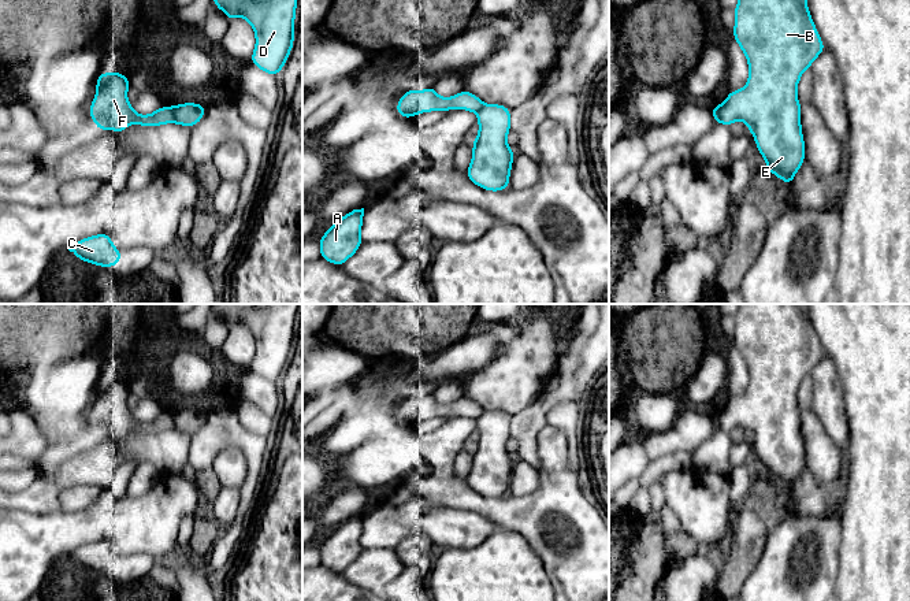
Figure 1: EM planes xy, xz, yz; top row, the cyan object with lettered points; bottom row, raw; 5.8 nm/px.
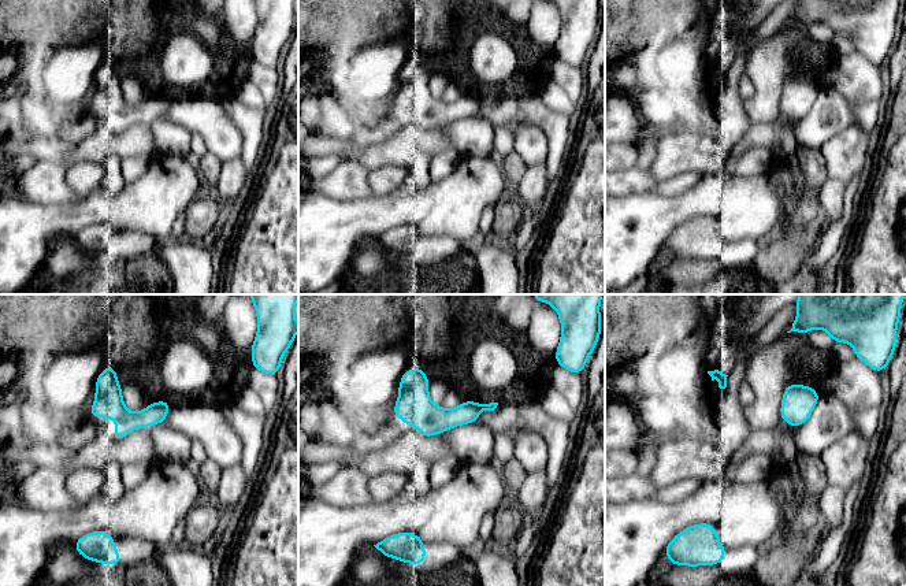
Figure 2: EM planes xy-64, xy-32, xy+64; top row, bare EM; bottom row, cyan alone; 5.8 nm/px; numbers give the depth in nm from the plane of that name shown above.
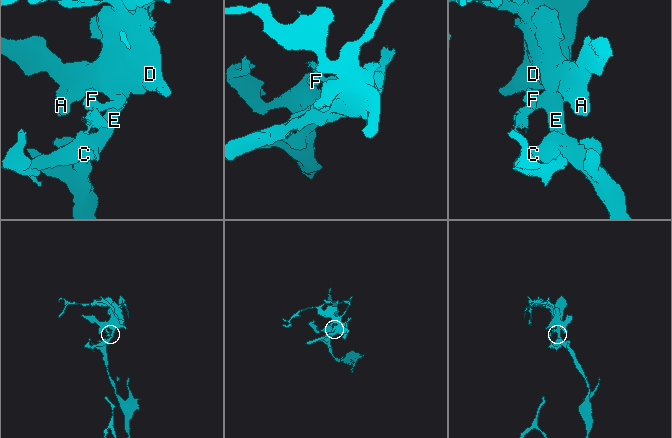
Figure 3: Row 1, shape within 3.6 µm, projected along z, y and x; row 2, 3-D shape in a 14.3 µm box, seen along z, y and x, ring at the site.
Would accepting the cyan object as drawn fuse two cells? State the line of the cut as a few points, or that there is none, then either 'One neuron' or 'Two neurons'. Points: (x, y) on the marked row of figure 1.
Split along xy (171, 107), (174, 122). Two neurons

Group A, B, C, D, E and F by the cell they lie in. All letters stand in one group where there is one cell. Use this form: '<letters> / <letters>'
A B C D E / F

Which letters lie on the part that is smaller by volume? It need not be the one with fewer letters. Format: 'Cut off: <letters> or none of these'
Cut off: F

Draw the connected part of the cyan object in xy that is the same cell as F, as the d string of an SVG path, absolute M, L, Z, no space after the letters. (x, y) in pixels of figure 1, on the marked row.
M100 73L96 96L89 108L89 118L99 130L116 130L122 134L129 125L156 127L174 123L174 108L159 107L149 115L140 115L127 100L130 81L123 73Z

